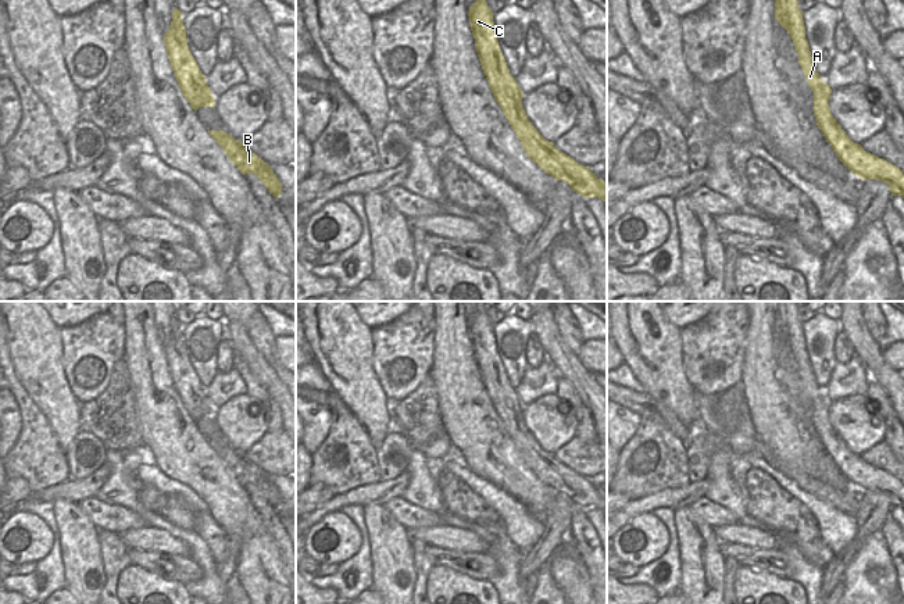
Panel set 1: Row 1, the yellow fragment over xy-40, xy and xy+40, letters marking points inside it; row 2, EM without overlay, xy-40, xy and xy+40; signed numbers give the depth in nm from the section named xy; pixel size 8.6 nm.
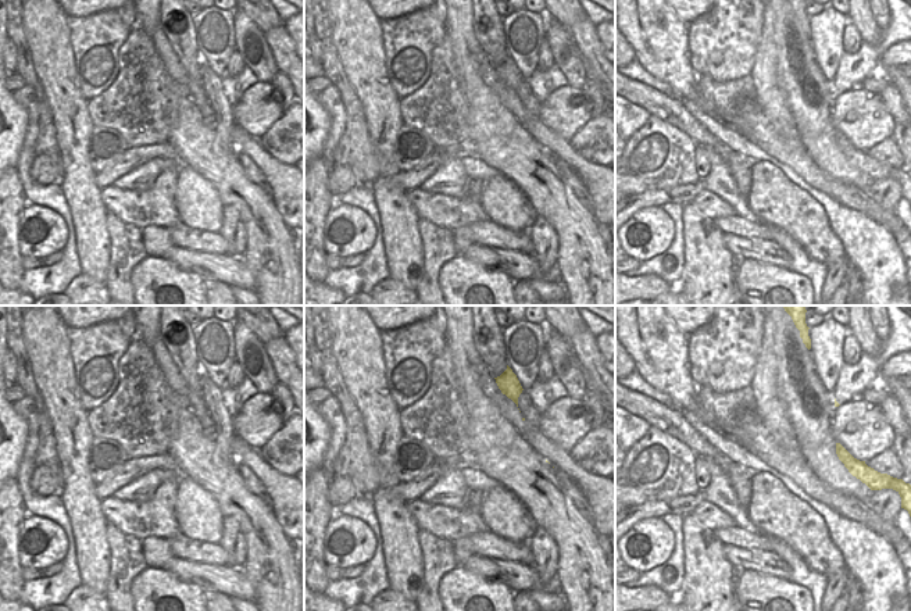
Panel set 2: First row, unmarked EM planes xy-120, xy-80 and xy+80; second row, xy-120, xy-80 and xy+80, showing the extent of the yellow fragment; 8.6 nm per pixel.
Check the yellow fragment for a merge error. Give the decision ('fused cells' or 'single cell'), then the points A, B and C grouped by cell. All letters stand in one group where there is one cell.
single cell; groups A B C

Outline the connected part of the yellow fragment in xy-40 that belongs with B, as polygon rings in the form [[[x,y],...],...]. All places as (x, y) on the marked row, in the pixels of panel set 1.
[[[208,131],[208,133],[243,175],[254,174],[274,197],[281,196],[282,183],[267,162],[249,151],[242,142],[233,139],[229,133],[224,131]]]

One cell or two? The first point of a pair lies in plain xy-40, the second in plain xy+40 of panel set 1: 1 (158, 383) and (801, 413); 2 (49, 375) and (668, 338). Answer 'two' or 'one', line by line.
1: two
2: one

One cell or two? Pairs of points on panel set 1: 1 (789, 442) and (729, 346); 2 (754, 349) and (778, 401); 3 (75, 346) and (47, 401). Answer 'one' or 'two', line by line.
1: two
2: one
3: two

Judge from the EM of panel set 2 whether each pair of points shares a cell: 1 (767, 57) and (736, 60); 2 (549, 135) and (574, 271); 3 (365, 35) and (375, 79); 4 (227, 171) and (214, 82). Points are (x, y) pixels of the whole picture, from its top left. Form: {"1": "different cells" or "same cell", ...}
{"1": "different cells", "2": "different cells", "3": "same cell", "4": "different cells"}

